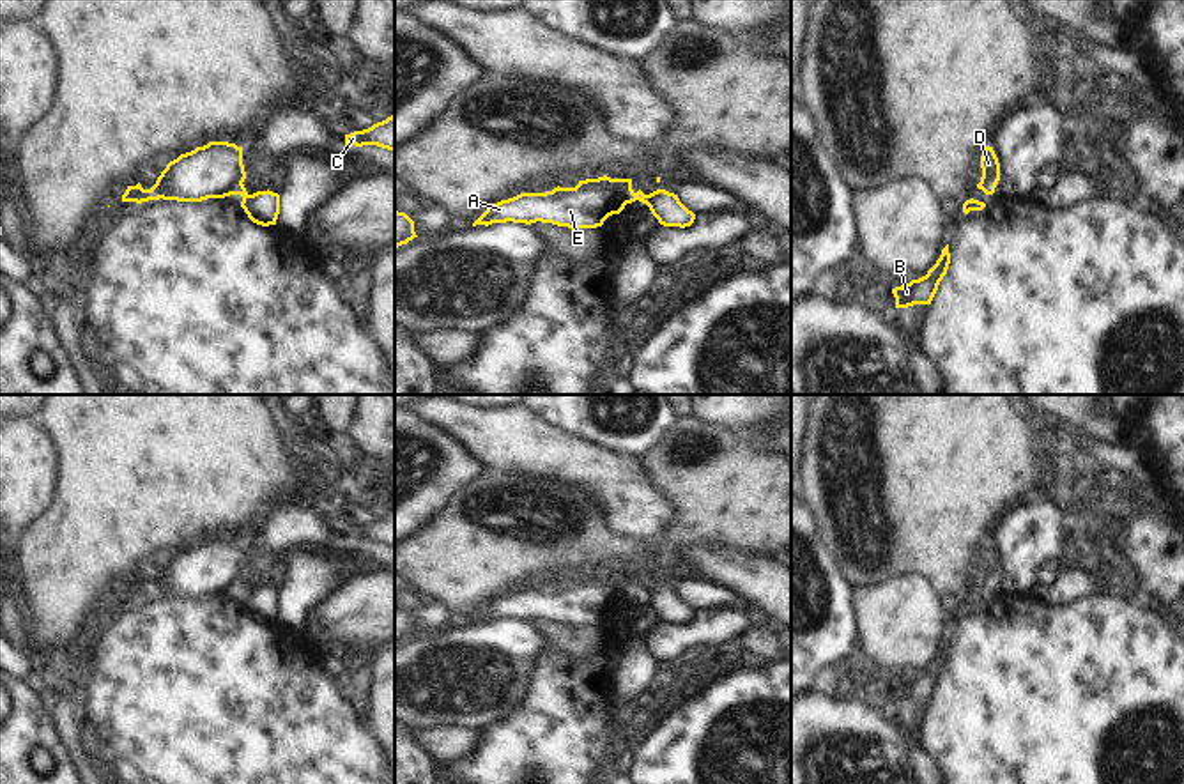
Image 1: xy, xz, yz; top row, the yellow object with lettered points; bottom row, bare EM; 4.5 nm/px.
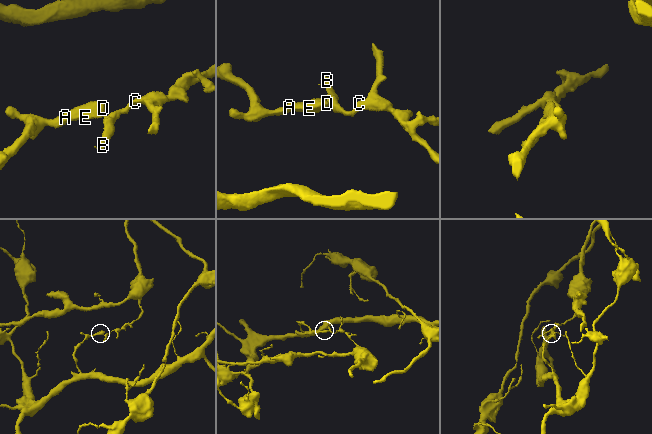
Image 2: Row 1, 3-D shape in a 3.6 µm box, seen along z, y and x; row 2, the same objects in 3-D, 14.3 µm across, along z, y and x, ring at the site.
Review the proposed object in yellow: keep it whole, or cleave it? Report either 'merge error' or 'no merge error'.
merge error

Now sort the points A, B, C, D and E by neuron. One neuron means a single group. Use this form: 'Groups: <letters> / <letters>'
Groups: A D E / B C.

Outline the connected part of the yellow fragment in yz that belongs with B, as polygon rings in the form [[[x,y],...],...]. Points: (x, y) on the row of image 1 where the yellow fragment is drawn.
[[[949,244],[942,250],[936,264],[927,271],[926,276],[911,280],[906,285],[892,288],[896,297],[896,308],[908,308],[913,304],[931,304],[940,281],[947,274],[950,264]]]

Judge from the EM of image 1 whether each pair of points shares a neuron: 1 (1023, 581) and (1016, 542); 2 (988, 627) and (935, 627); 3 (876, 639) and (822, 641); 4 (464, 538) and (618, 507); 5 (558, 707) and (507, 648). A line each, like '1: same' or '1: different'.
1: same
2: different
3: different
4: different
5: different

